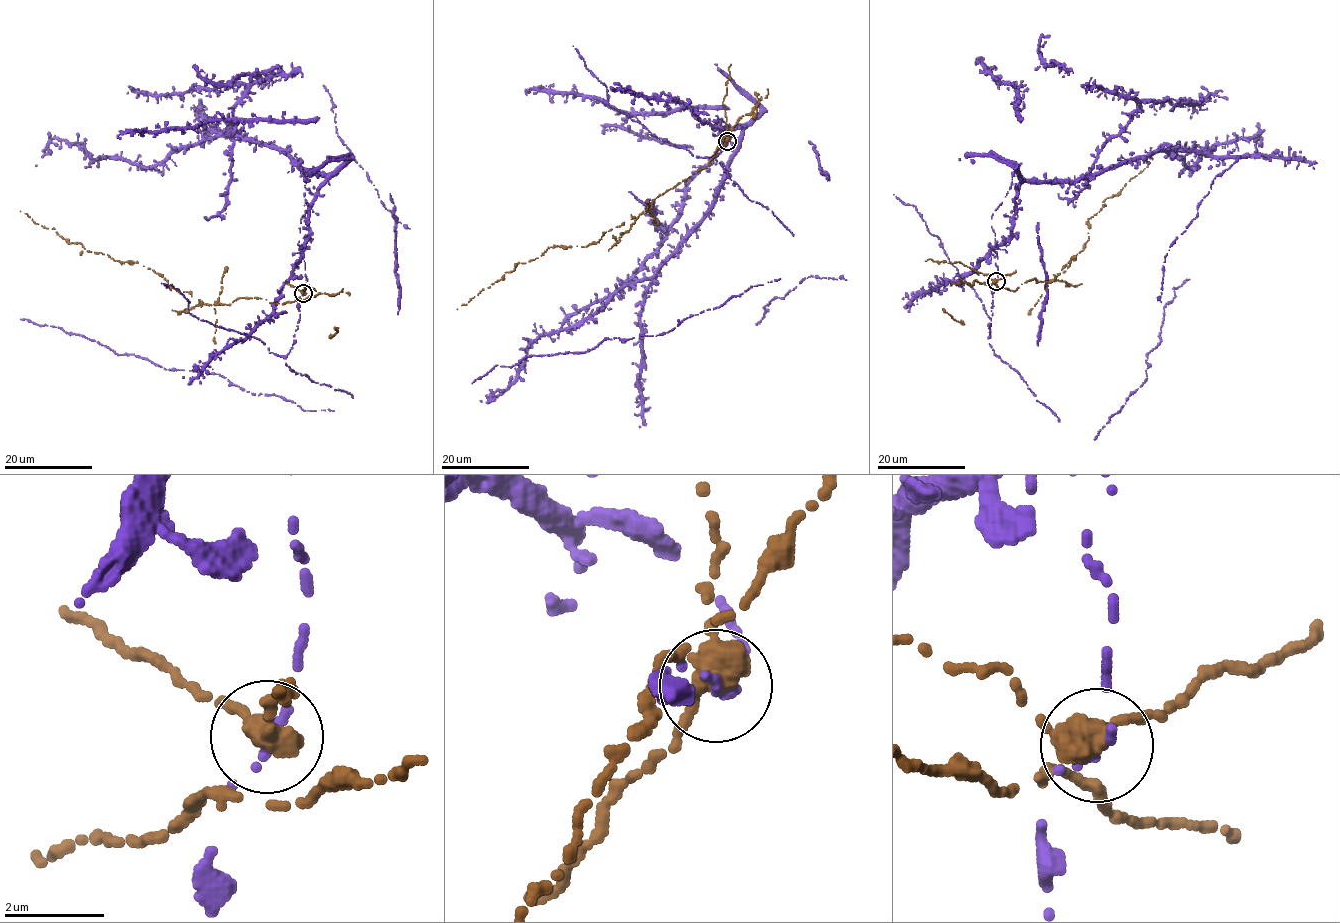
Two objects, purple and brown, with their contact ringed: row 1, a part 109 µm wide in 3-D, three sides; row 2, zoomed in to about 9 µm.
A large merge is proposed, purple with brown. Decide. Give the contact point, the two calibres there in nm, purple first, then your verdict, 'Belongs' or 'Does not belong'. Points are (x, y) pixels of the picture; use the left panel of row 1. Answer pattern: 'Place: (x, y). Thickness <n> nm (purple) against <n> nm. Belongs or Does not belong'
Place: (303, 293). Thickness 190 nm (purple) against 440 nm. Does not belong

